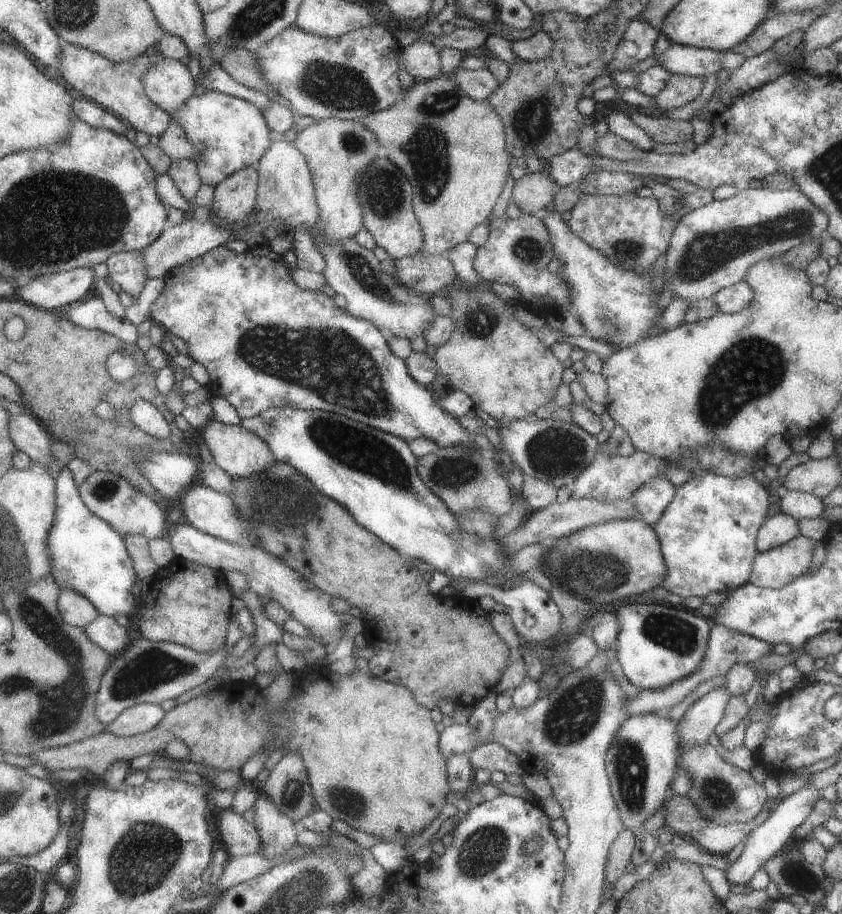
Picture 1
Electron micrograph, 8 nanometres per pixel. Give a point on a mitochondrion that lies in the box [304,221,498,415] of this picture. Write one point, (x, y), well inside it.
(362, 272)

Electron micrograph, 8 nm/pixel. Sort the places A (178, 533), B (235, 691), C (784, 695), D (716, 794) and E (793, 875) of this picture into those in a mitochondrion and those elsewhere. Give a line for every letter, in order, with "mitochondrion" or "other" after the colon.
A: other
B: other
C: other
D: mitochondrion
E: mitochondrion

